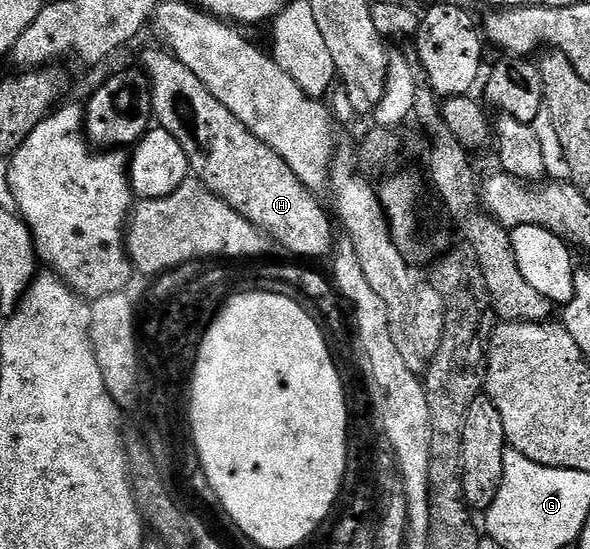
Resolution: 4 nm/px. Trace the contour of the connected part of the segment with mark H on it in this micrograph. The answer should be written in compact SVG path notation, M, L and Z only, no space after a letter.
M147 50L141 56L141 62L151 86L149 106L158 124L183 147L187 156L190 175L200 181L205 188L221 197L232 209L247 218L270 241L279 244L285 251L303 258L326 258L332 253L335 243L333 222L322 206L315 200L316 196L300 178L287 166L275 150L259 141L246 130L241 122L209 90L193 71L183 62L167 51Z

